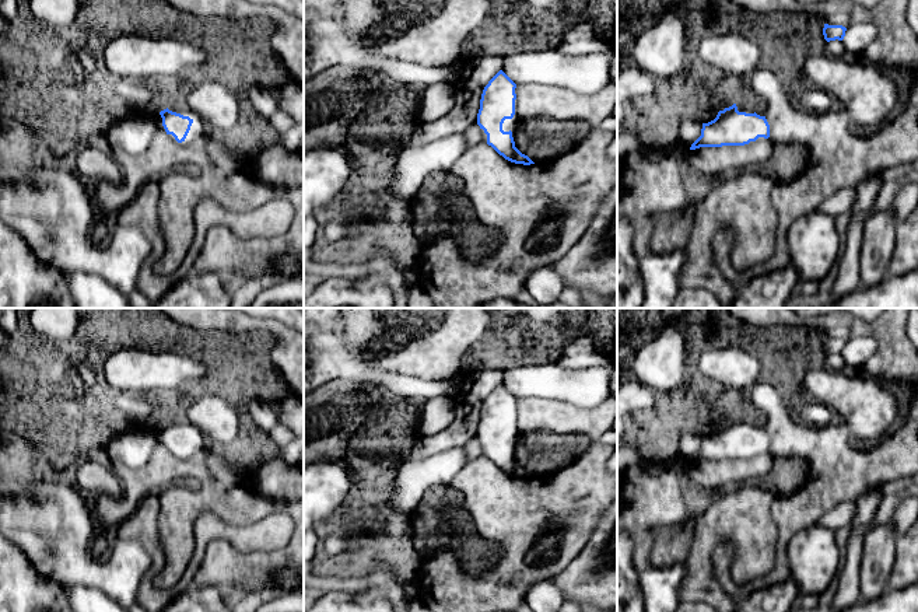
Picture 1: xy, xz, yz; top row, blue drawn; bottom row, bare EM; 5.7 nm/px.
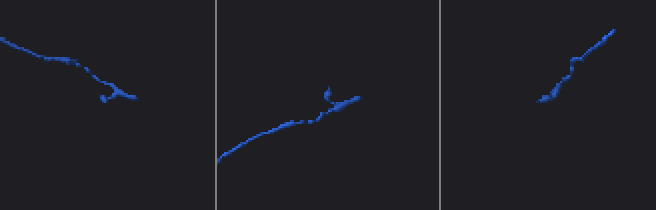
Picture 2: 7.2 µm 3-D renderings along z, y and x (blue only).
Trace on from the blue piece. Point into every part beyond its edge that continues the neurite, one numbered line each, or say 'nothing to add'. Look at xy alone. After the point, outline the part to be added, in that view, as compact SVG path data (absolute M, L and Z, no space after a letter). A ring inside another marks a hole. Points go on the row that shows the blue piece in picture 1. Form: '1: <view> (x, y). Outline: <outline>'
1: xy (199, 129). Outline: M183 104L169 105L168 109L181 113L183 116L189 116L193 120L190 130L182 143L178 143L172 134L168 134L175 143L186 146L204 137L210 132L206 122L196 112L189 109L186 105Z

